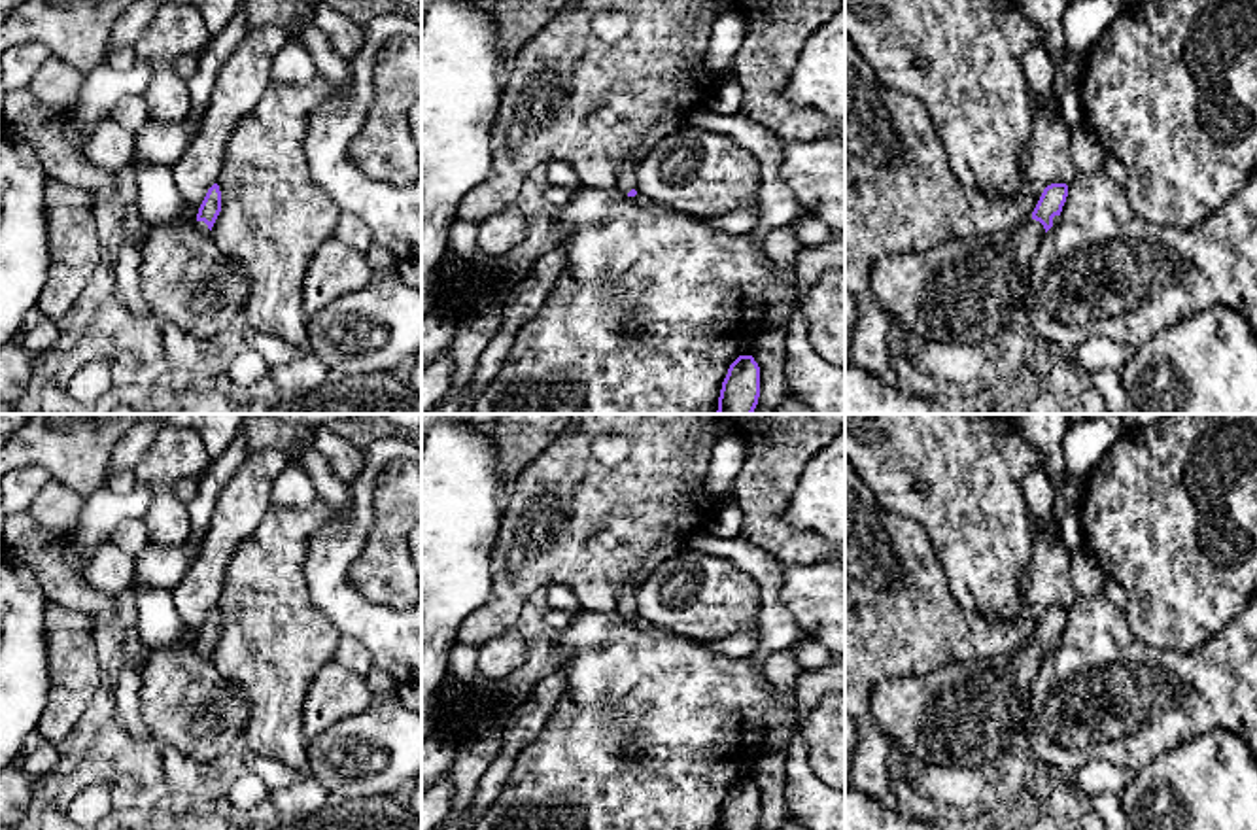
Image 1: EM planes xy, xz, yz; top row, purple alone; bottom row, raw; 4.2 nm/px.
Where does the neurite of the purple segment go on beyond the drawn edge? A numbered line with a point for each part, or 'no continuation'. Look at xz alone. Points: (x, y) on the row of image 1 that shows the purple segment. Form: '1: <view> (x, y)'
1: xz (671, 121)

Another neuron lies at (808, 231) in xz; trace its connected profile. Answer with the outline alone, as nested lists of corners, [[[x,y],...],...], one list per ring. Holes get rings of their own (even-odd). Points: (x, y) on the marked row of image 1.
[[[803,217],[800,223],[790,227],[801,248],[818,246],[822,242],[835,238],[835,231],[818,219]]]

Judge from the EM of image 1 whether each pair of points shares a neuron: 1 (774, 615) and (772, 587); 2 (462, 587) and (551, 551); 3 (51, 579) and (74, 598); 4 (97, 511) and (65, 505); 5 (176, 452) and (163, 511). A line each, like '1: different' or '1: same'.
1: same
2: different
3: same
4: different
5: same

